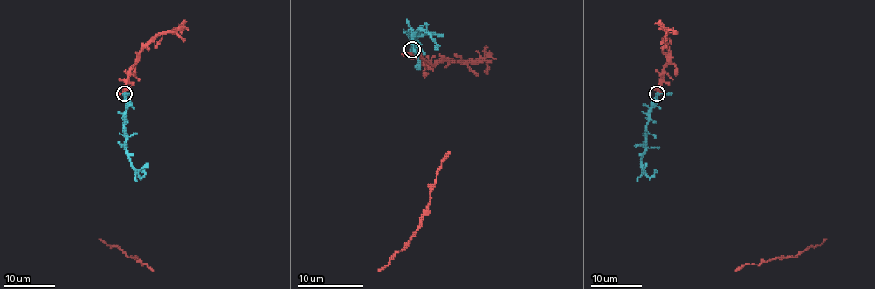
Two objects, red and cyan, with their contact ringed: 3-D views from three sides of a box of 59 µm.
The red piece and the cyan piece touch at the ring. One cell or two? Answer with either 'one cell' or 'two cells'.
one cell

